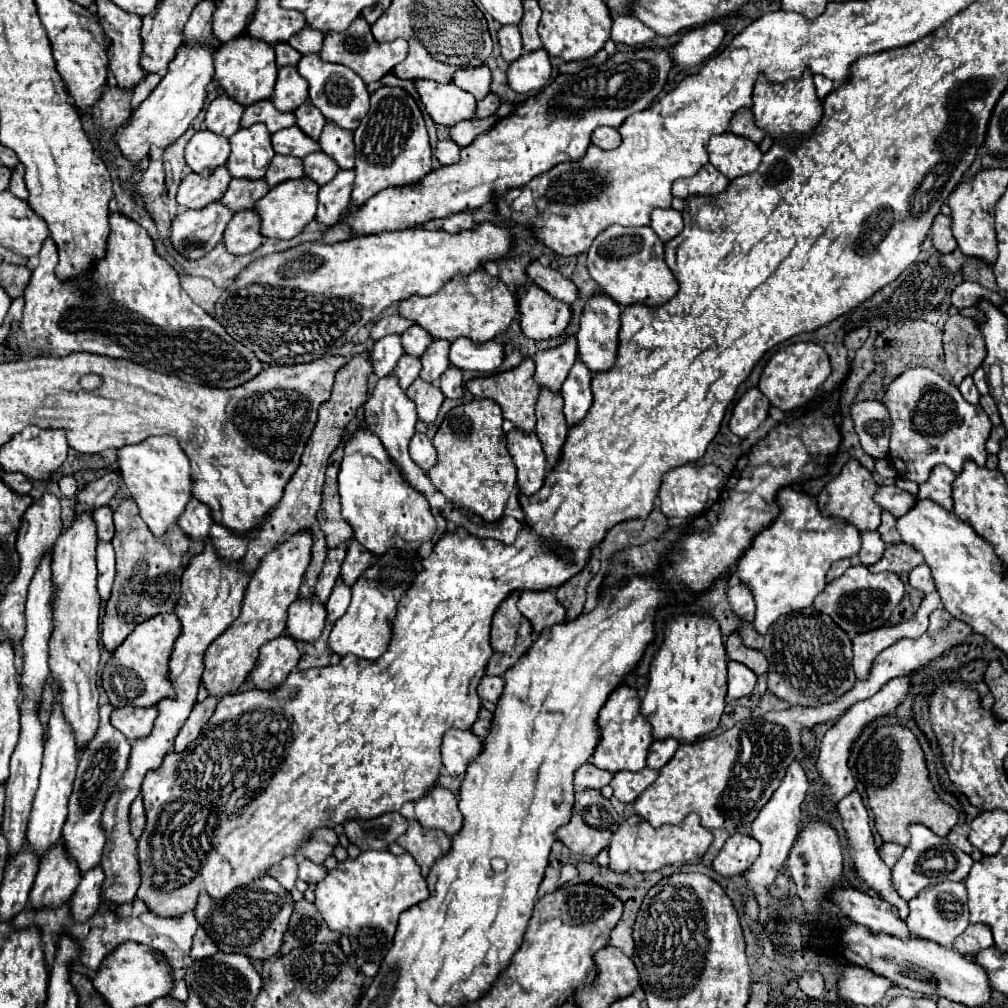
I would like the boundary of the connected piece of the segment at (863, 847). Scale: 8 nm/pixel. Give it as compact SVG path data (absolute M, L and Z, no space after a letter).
M854 788L854 792L850 792L850 796L844 796L840 802L838 802L838 812L844 820L844 830L848 832L848 838L850 838L850 850L852 850L852 858L854 858L854 866L858 870L858 874L868 882L870 888L874 888L882 900L890 902L892 906L896 906L900 910L900 918L906 920L908 916L908 902L902 900L902 896L898 896L898 892L894 892L894 884L890 880L890 868L886 864L882 864L882 858L878 856L878 850L876 850L876 844L874 844L874 838L872 838L872 832L870 832L870 826L868 826L868 812L866 812L866 806L862 802L862 796L858 794L858 790Z

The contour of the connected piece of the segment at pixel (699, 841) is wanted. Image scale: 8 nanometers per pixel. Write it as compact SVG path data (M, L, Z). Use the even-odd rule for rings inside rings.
M632 814L620 824L618 832L612 836L612 842L608 848L610 852L608 868L614 872L628 872L628 870L654 872L666 864L692 862L692 860L696 862L704 856L710 842L712 842L712 832L700 824L700 818L696 814L690 814L676 826L664 824L660 828L654 828L650 826L648 820L642 820L642 816Z

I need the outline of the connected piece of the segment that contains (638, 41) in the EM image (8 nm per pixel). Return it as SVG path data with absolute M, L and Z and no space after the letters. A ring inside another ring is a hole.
M618 16L618 18L614 18L610 38L614 42L640 48L640 46L646 46L654 36L656 36L656 32L652 32L652 28L642 24L638 18L634 18L634 16Z

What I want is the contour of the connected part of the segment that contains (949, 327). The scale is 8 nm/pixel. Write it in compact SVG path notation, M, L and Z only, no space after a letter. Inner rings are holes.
M956 314L946 320L942 342L944 342L946 368L952 376L952 382L960 386L964 376L970 376L972 372L978 370L978 366L982 366L986 358L984 340L974 320Z

